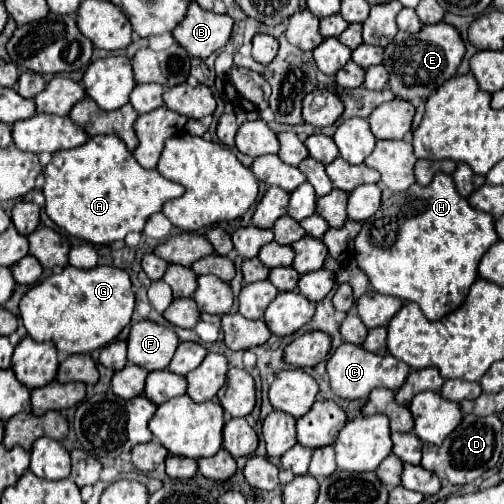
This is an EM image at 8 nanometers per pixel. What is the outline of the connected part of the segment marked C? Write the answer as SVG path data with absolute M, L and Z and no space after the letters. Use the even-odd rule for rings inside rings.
M348 342L340 344L338 350L330 356L330 360L326 364L326 370L328 370L330 386L332 386L334 394L340 396L340 398L348 398L348 400L368 398L368 394L374 388L378 388L378 386L384 386L384 388L390 388L390 390L398 390L404 384L406 376L410 374L408 364L396 360L394 356L390 356L390 354L384 354L384 356L370 354L362 346L348 344Z

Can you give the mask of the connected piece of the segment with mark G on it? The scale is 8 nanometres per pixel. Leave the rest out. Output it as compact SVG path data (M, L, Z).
M66 266L60 274L32 286L20 300L20 318L36 342L50 340L58 352L84 354L102 348L116 338L132 320L134 288L128 272L114 266L80 270Z

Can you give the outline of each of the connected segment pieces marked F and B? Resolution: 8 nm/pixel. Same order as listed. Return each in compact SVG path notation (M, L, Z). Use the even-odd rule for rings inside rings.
M138 322L132 324L128 336L128 362L152 370L164 370L180 340L176 332L168 326L156 322Z
M190 2L184 20L172 30L172 34L190 56L208 58L212 52L228 44L232 26L234 20L228 14L220 16L202 10L196 2Z

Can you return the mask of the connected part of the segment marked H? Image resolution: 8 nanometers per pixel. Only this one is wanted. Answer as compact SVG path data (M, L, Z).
M436 172L434 180L428 186L412 184L406 192L394 194L392 198L382 202L382 208L374 216L370 216L356 238L356 260L360 268L368 274L372 290L380 294L398 296L400 292L406 296L398 296L402 300L416 302L428 320L440 320L442 316L460 308L460 304L468 296L468 288L478 276L478 262L484 252L498 242L494 218L486 212L480 212L464 200L454 186L454 180L444 174Z

